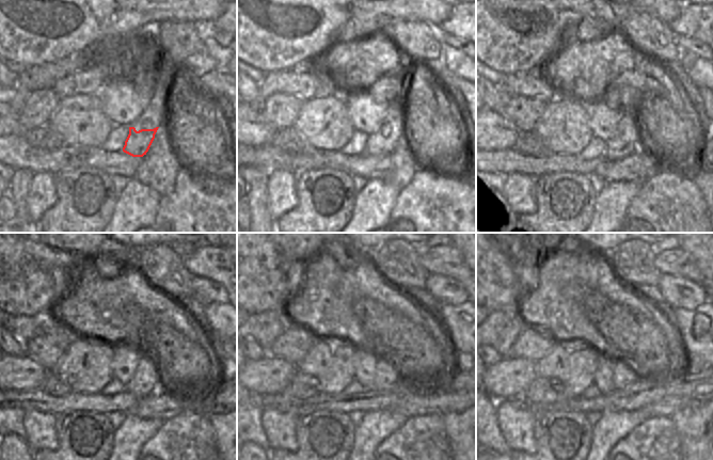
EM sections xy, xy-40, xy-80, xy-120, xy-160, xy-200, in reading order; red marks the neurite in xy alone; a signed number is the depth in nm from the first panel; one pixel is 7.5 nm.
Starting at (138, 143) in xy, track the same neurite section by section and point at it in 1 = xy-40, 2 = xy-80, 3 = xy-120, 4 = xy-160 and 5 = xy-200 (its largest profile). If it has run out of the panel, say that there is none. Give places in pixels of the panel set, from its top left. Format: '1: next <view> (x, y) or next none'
1: next xy-40 (382, 142)
2: next xy-80 (622, 143)
3: next xy-120 (146, 380)
4: next xy-160 (385, 375)
5: next xy-200 (624, 375)

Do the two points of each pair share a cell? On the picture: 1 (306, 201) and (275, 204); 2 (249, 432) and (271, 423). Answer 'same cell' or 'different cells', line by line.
1: different cells
2: different cells

